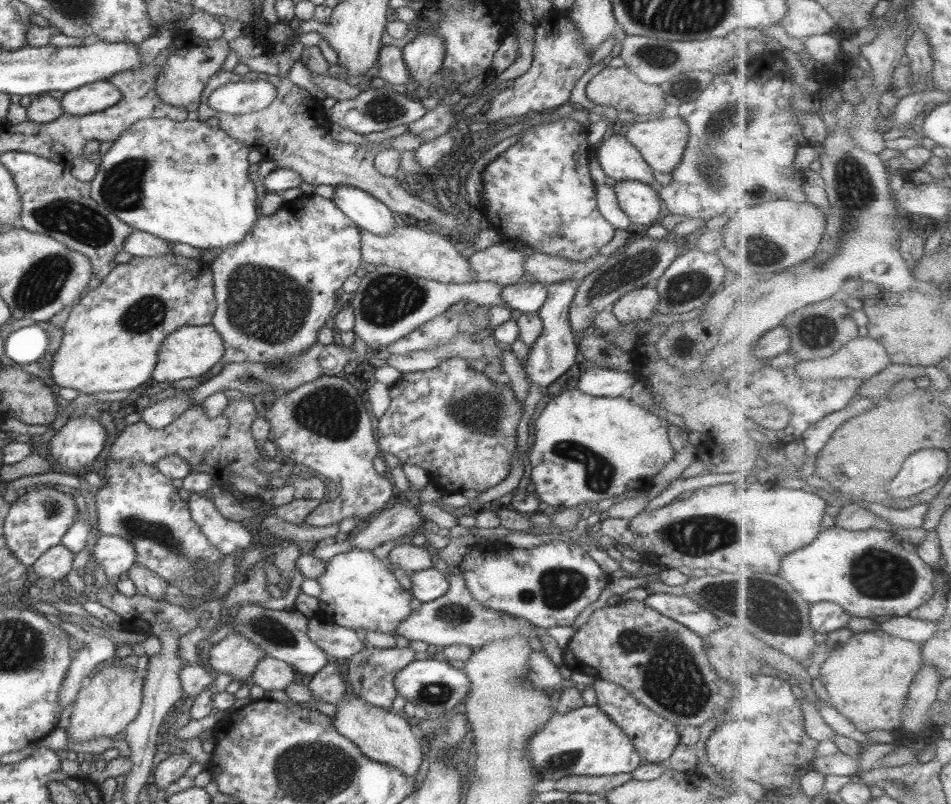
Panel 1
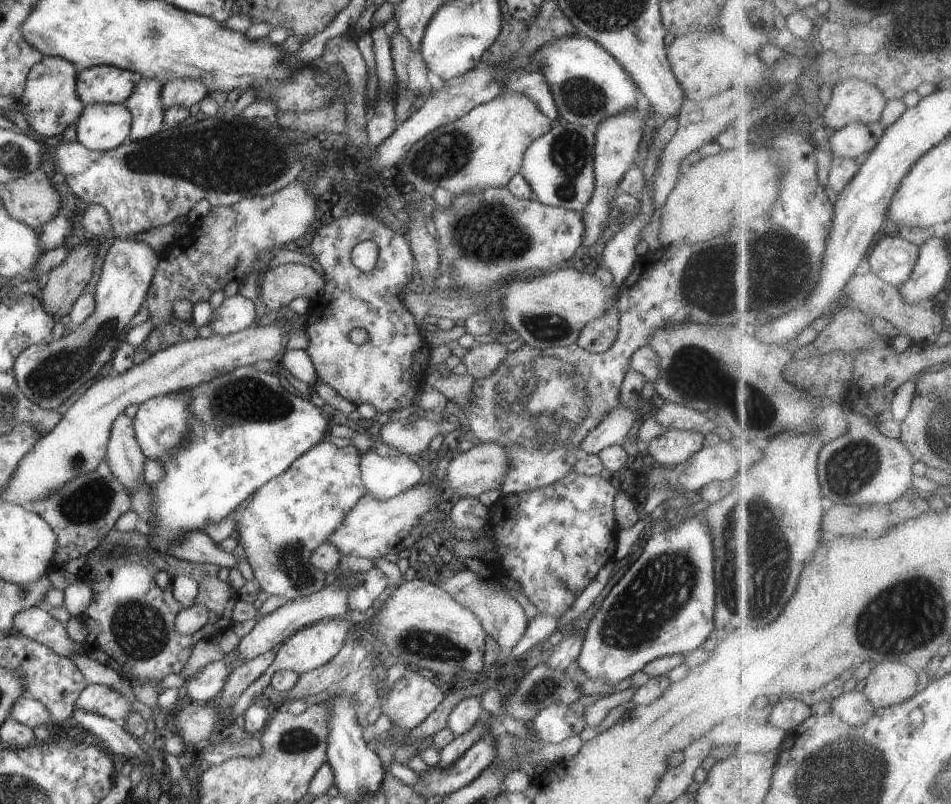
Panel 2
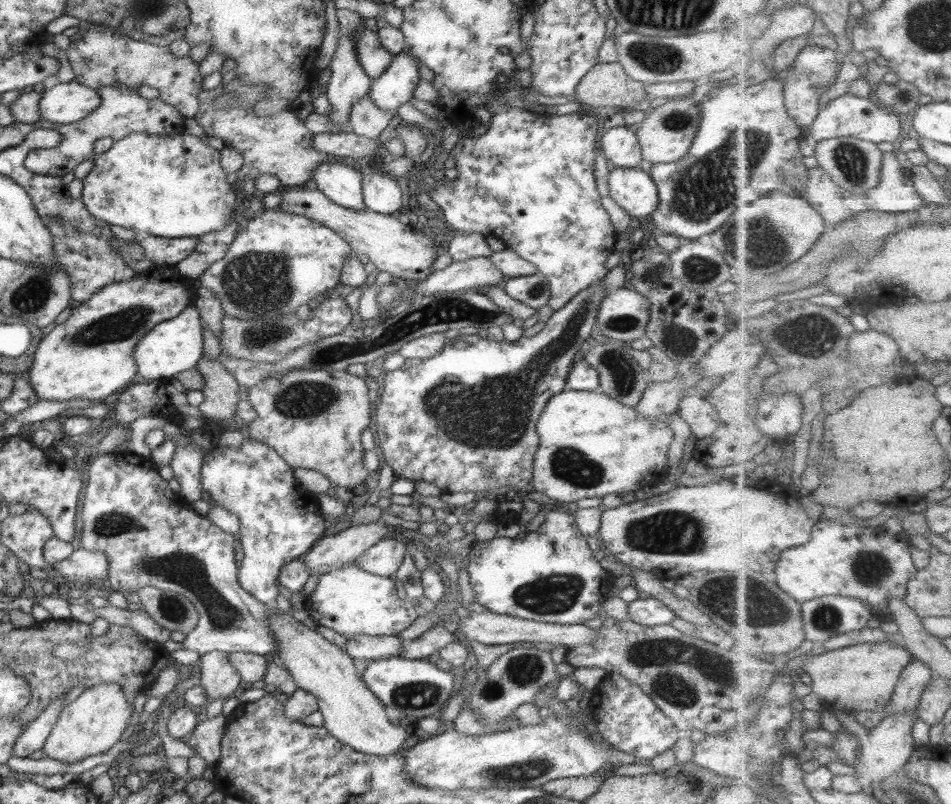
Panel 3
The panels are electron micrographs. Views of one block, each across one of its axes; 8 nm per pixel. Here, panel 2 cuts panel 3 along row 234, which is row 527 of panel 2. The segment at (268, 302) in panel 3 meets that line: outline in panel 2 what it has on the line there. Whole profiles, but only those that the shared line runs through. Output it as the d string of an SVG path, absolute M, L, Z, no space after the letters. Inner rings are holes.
M324 440L297 458L286 472L263 484L238 505L234 516L239 552L248 560L261 590L270 595L284 596L291 601L314 594L326 586L326 573L311 565L311 552L318 545L326 544L354 505L366 497L367 490L359 467L361 455L354 445L339 448Z

